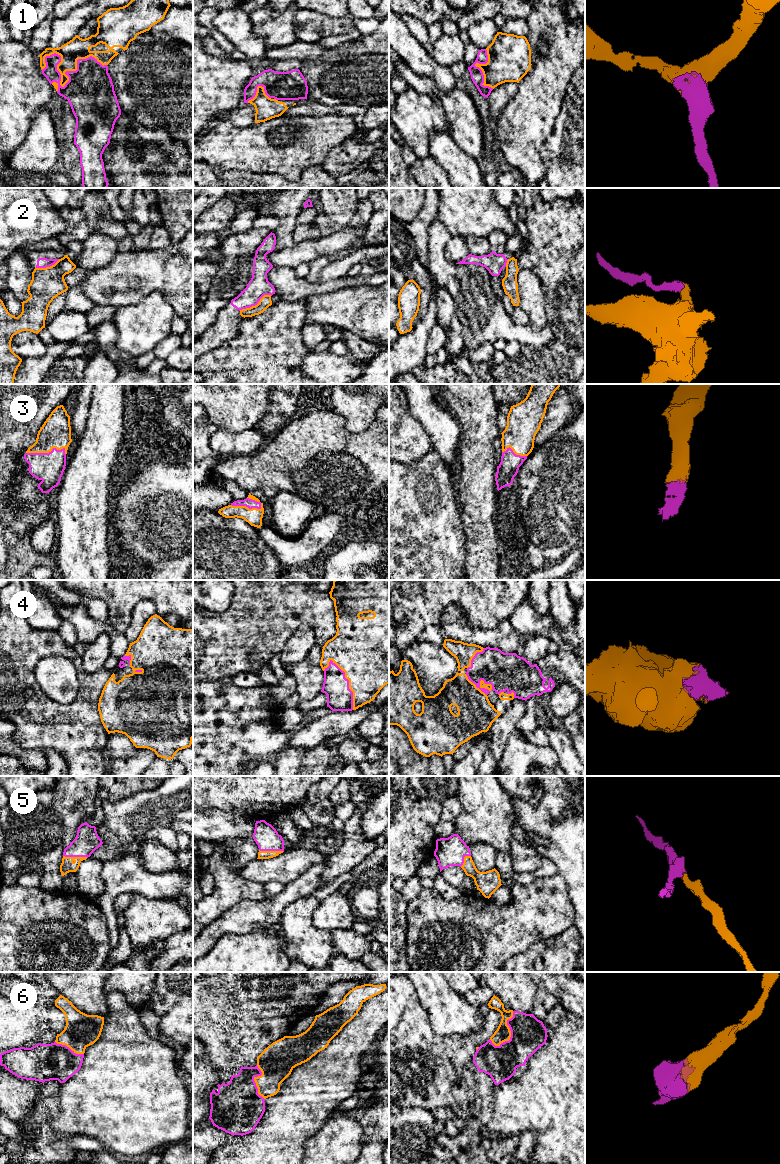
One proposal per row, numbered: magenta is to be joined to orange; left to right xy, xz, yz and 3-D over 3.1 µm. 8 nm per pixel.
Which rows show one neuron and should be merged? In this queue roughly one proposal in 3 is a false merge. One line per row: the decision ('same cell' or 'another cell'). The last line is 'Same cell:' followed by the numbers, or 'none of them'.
1: same cell
2: another cell
3: same cell
4: same cell
5: same cell
6: same cell
Same cell: 1, 3, 4, 5, 6

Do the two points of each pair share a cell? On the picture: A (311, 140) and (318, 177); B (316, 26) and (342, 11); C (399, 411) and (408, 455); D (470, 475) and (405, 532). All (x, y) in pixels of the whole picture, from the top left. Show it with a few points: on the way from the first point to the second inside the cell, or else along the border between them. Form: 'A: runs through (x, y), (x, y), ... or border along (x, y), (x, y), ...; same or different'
A: border along (320, 165), (307, 167), (299, 177); different
B: border along (311, 10), (331, 17), (345, 17), (348, 14); different
C: runs through (399, 422), (399, 436), (407, 444); same
D: border along (456, 497), (461, 520); different

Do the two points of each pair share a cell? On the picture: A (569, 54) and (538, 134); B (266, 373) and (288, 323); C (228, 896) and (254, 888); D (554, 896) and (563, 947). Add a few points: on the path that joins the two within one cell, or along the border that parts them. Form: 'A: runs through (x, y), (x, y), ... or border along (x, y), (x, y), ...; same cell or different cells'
A: runs through (550, 74), (540, 94), (538, 114); same cell
B: runs through (266, 361), (269, 346), (276, 335); same cell
C: runs through (234, 890), (248, 889); same cell
D: border along (572, 924), (555, 937); different cells

